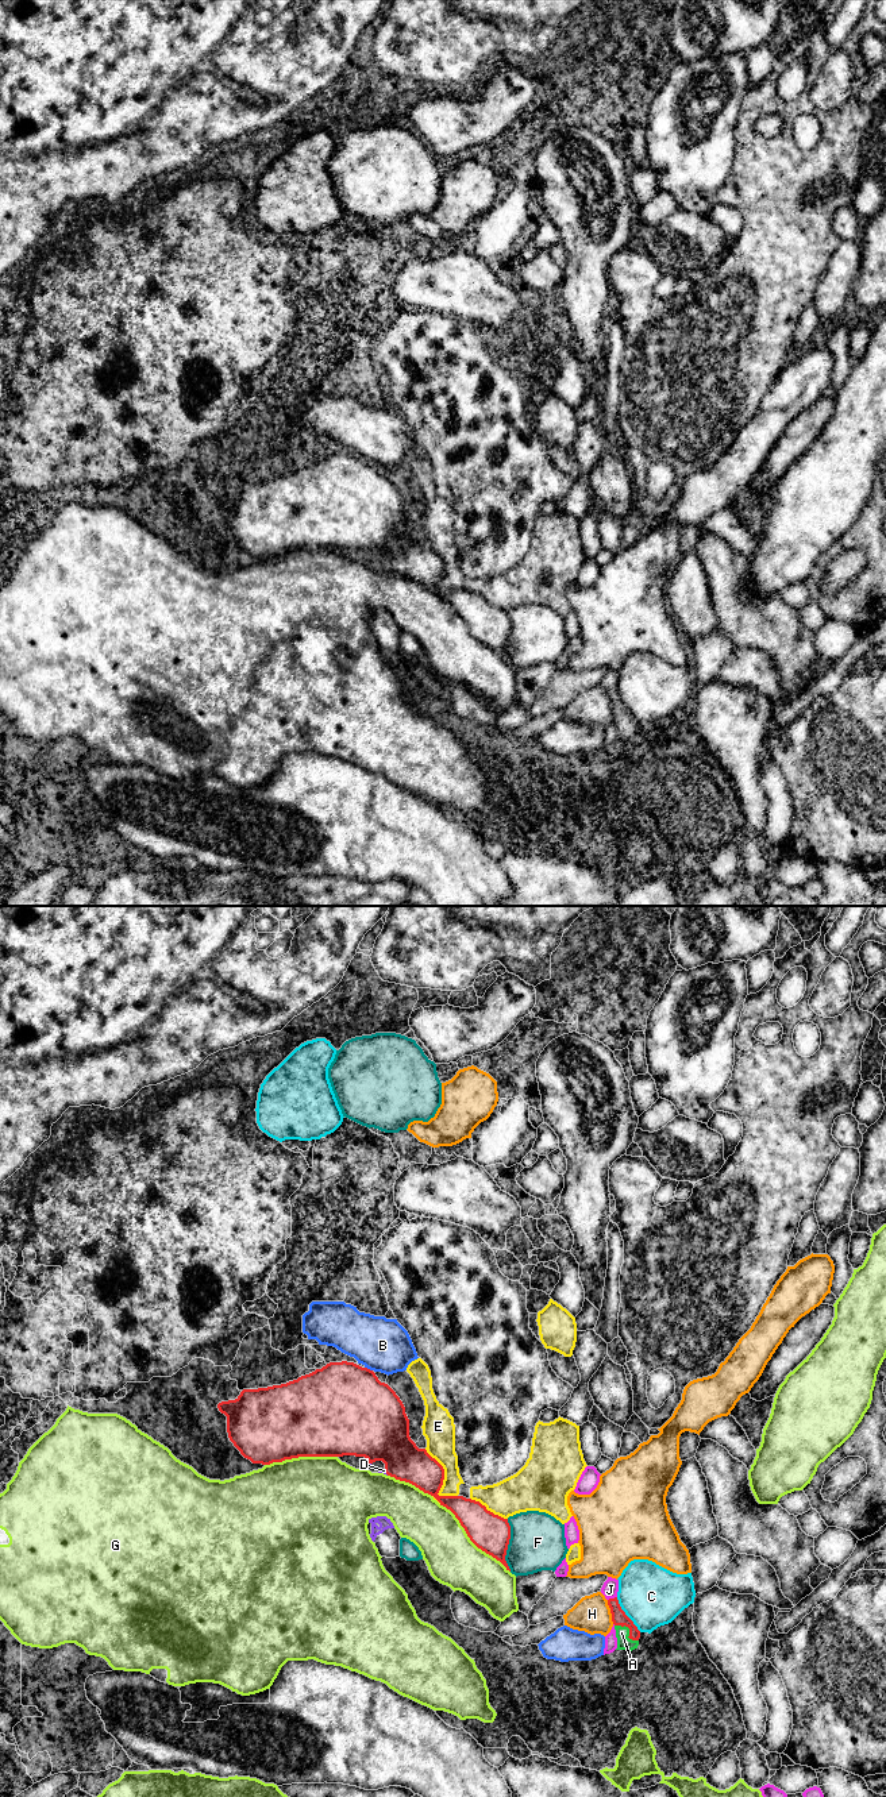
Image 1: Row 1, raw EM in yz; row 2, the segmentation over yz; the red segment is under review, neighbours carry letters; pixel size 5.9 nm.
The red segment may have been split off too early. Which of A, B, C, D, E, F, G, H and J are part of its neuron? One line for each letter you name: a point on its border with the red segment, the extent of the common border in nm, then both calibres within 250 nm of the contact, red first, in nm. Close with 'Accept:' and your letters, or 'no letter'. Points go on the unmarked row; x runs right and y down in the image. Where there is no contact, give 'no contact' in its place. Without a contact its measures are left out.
A: contact yz (630, 724); length 170 nm; calibres 90 and 80 nm
D: contact yz (386, 566); length 40 nm; calibres 340 and 20 nm
Accept: A, D

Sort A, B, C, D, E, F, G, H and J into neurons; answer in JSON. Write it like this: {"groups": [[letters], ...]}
{"groups": [["A", "D"], ["B"], ["C"], ["E"], ["F"], ["G"], ["H"], ["J"]]}

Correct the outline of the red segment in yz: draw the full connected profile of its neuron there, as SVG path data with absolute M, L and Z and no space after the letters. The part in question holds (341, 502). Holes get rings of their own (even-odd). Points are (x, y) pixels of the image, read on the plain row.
M330 455L321 462L301 468L281 478L258 482L243 482L235 493L217 497L227 509L230 533L240 547L253 556L270 558L298 549L365 549L369 556L382 554L385 566L396 572L409 575L434 589L440 598L450 602L465 621L470 633L482 644L500 653L511 664L505 648L511 632L511 618L504 612L488 604L479 594L463 589L439 589L444 572L443 559L425 541L419 541L409 529L409 512L405 500L396 485L381 475L375 466L354 455Z

